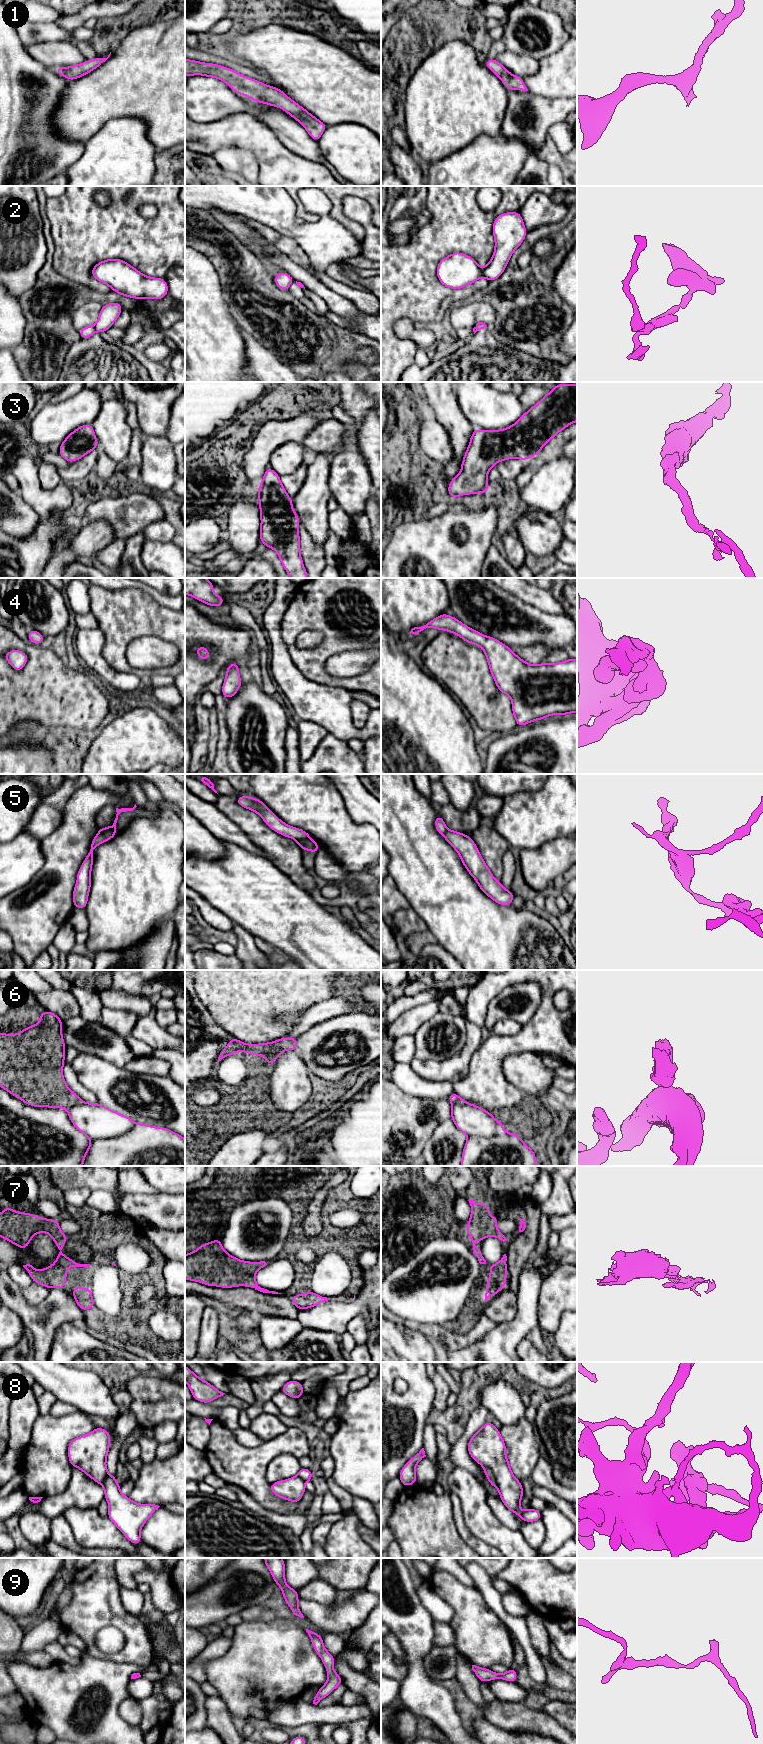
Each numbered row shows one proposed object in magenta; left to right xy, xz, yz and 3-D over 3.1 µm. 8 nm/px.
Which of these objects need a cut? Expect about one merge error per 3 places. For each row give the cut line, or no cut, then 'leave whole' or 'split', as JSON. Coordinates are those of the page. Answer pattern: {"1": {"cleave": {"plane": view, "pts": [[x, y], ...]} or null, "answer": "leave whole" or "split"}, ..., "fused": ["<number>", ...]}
{"1": {"cleave": null, "answer": "leave whole"}, "2": {"cleave": null, "answer": "leave whole"}, "3": {"cleave": null, "answer": "leave whole"}, "4": {"cleave": null, "answer": "leave whole"}, "5": {"cleave": {"plane": "xy", "pts": [[115, 828], [105, 830], [95, 837]]}, "answer": "split"}, "6": {"cleave": {"plane": "xz", "pts": [[277, 1040], [273, 1044], [273, 1049], [264, 1056]]}, "answer": "split"}, "7": {"cleave": null, "answer": "leave whole"}, "8": {"cleave": null, "answer": "leave whole"}, "9": {"cleave": null, "answer": "leave whole"}, "fused": ["5", "6"]}

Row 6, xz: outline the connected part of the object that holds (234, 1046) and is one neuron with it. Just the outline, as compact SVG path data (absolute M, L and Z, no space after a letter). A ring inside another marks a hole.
M231 1036L231 1042L224 1047L219 1055L218 1061L221 1061L223 1058L229 1055L234 1055L241 1050L249 1055L254 1054L256 1056L265 1056L273 1051L273 1044L275 1042L277 1042L277 1040L270 1043L247 1044L237 1040L234 1036Z

